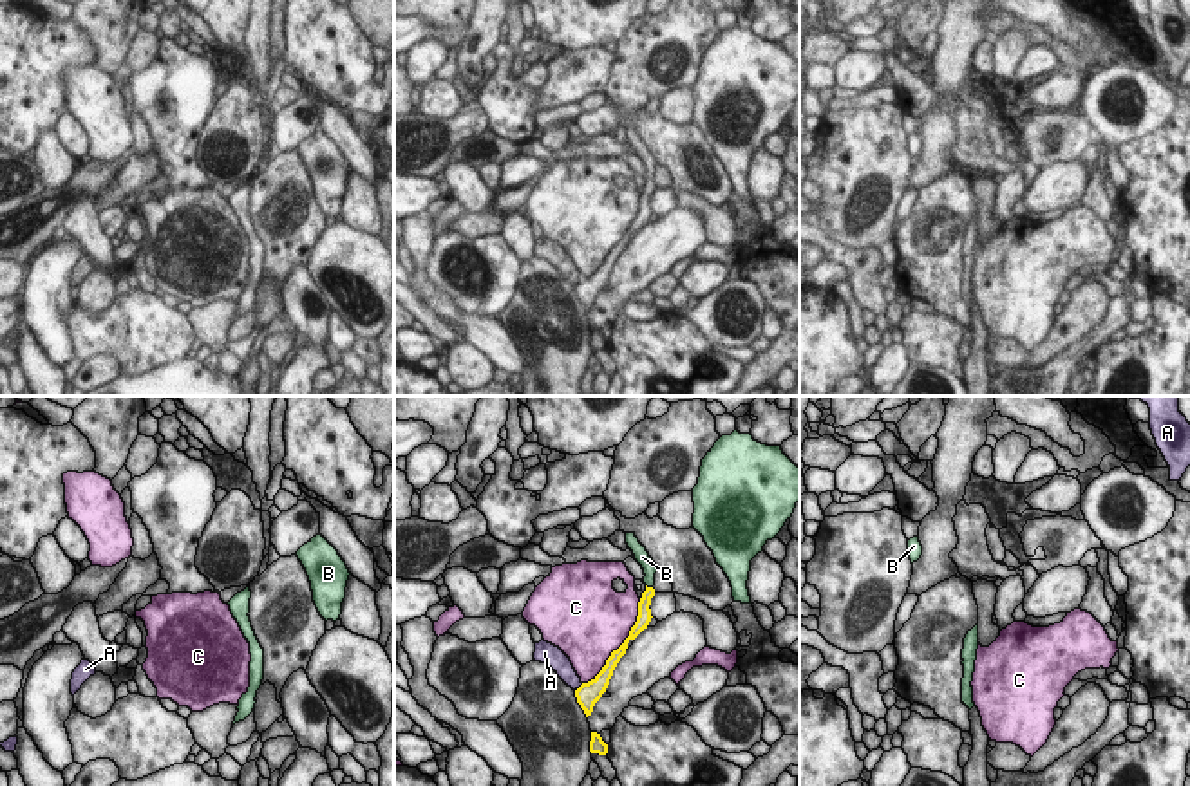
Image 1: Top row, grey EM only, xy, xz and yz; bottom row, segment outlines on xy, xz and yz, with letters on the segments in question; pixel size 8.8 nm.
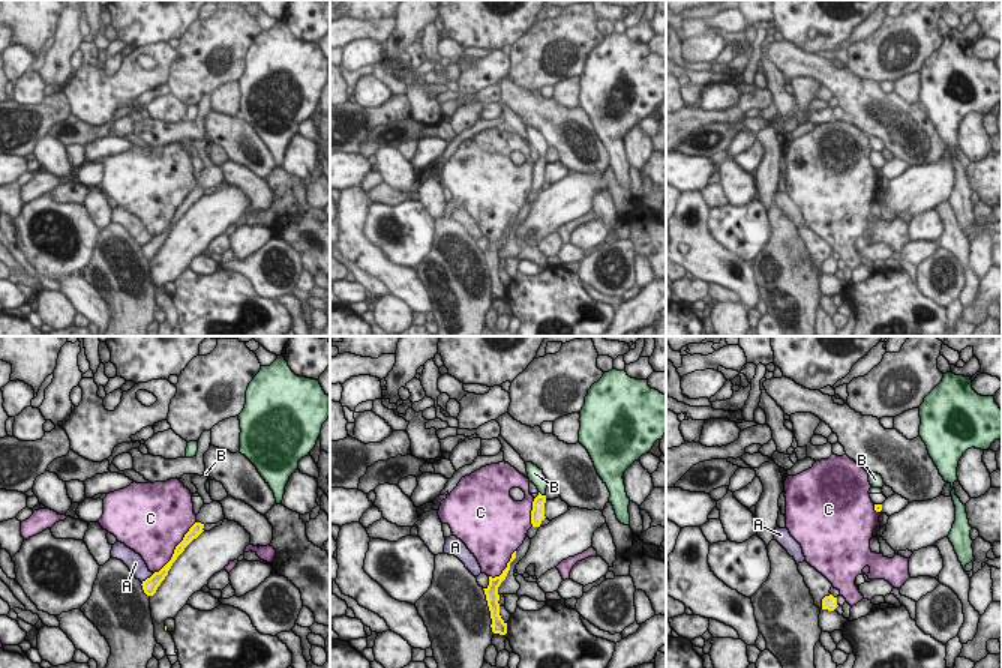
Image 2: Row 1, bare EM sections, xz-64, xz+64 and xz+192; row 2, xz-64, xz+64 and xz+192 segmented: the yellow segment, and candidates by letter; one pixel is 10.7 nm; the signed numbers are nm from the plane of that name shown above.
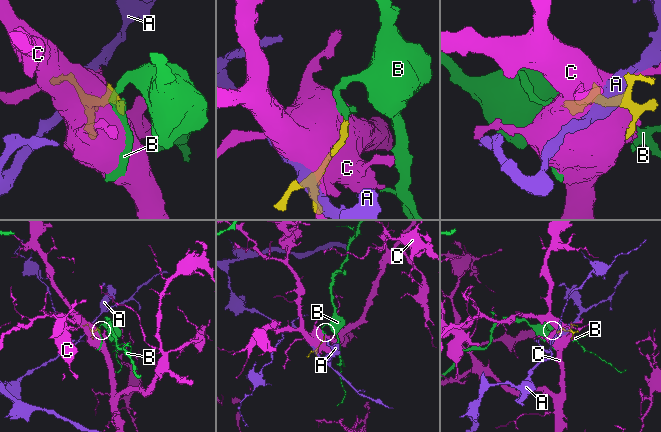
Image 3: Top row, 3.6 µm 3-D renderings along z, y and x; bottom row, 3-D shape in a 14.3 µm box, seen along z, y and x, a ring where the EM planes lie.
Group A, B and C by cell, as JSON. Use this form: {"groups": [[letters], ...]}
{"groups": [["A"], ["B"], ["C"]]}

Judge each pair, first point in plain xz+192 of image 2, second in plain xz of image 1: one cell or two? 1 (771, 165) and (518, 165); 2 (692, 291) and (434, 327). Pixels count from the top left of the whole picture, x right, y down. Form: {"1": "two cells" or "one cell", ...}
{"1": "two cells", "2": "two cells"}

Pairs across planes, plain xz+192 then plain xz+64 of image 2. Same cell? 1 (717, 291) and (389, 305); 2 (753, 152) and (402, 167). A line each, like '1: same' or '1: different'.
1: different
2: different

